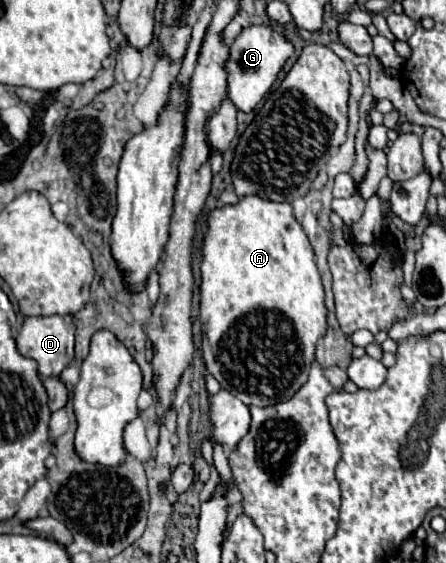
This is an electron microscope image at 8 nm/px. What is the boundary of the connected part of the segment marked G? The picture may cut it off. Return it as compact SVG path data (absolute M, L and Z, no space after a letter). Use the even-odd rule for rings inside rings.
M249 25L235 37L229 45L229 59L225 69L229 71L227 77L227 99L239 109L249 113L261 99L264 98L277 79L285 61L293 55L293 43L279 31L267 25Z

